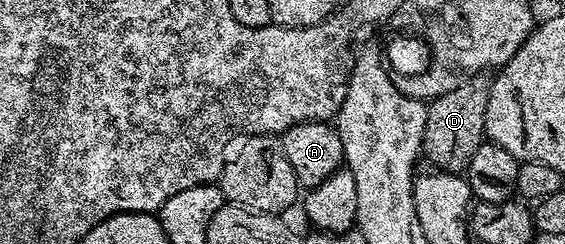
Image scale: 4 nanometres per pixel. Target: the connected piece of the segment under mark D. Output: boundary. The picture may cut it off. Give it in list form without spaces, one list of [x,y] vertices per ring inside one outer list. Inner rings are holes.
[[[480,73],[457,85],[457,89],[445,93],[440,99],[430,100],[422,150],[425,159],[431,162],[428,164],[434,165],[440,171],[466,172],[469,161],[473,161],[473,153],[477,153],[477,149],[485,141],[485,105],[489,105],[490,92],[491,79],[486,74]]]

